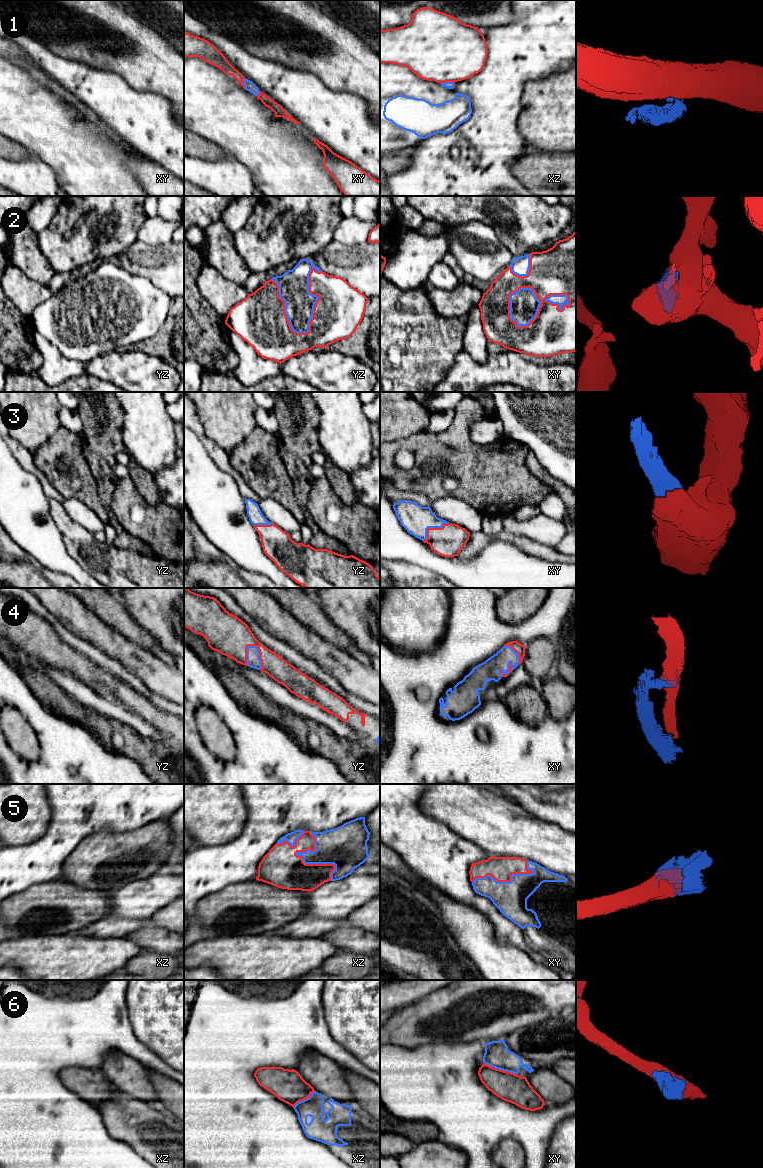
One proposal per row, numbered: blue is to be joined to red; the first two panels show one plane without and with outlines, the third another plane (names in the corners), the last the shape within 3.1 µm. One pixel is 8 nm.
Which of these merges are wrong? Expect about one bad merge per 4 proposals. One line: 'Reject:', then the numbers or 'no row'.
Reject: 1, 6

